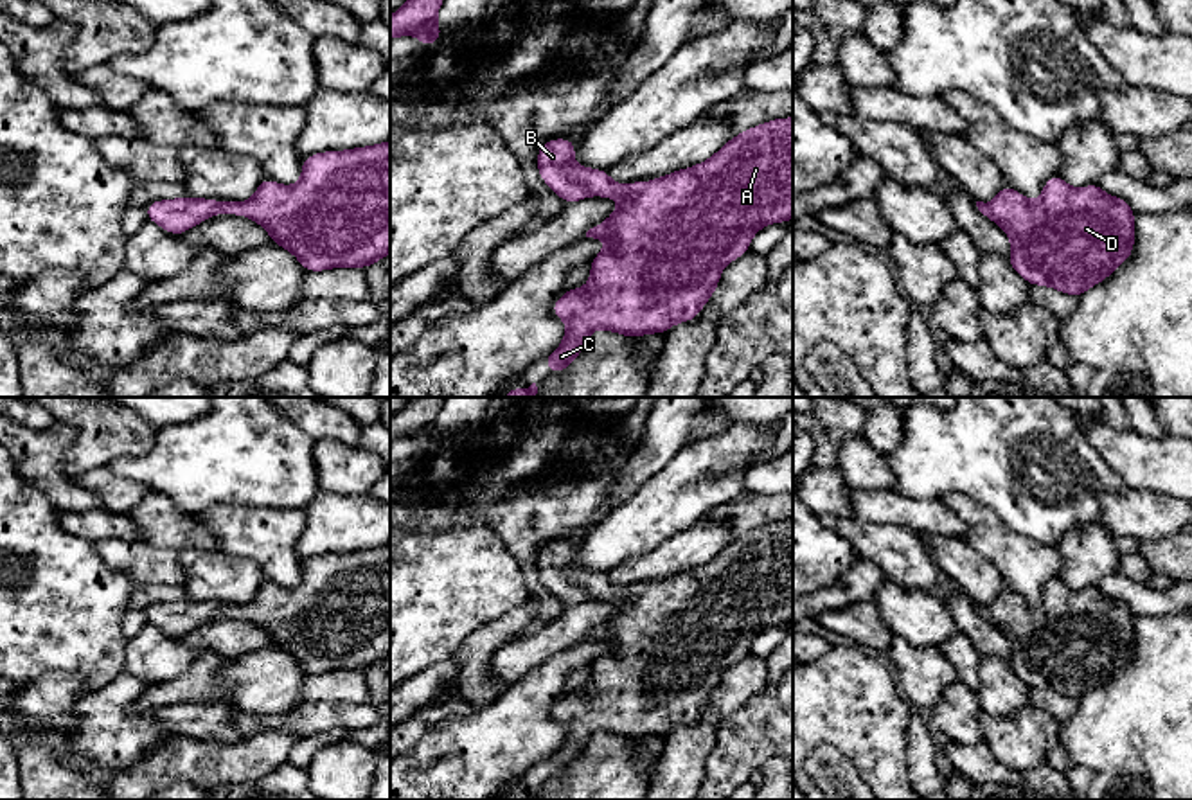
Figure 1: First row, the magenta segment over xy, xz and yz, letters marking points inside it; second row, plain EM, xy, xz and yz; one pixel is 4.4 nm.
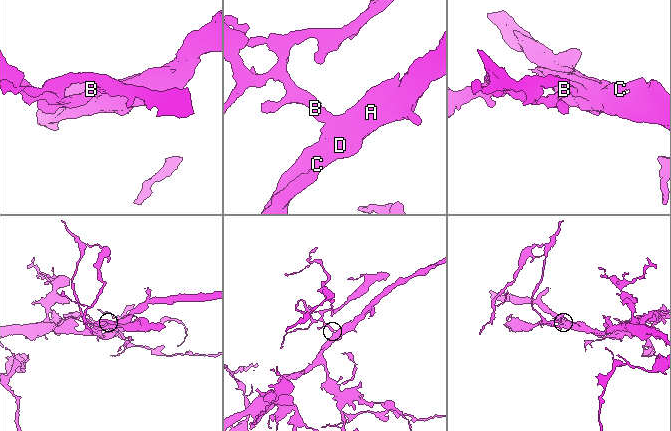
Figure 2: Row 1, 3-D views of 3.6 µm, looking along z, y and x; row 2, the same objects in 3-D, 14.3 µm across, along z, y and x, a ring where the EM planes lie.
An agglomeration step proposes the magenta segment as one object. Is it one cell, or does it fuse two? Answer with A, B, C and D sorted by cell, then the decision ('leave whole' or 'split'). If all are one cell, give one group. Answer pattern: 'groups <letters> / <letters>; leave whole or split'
groups A B C D; leave whole

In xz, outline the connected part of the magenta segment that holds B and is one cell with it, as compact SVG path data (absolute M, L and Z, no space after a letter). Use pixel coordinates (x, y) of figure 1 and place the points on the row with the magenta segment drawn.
M793 117L771 119L732 137L708 160L651 182L615 183L606 169L592 169L575 164L577 144L570 138L547 140L538 149L538 174L565 203L575 203L590 196L618 198L622 203L613 214L586 232L586 237L604 239L609 244L590 261L590 280L584 288L568 288L552 304L552 315L566 322L561 345L543 363L550 374L559 374L586 347L590 333L608 329L611 333L638 338L663 334L680 322L698 318L701 307L719 286L723 268L750 252L752 237L769 223L787 223L793 218Z

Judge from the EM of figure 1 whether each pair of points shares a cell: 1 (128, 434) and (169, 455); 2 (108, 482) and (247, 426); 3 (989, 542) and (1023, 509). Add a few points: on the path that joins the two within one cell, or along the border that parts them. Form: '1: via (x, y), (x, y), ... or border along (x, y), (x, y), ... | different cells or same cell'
1: border along (159, 430), (153, 444), (144, 453), (114, 461) | different cells
2: border along (108, 466), (123, 477), (142, 482), (150, 489) | different cells
3: border along (973, 500), (987, 506), (1011, 529), (1045, 545) | different cells

